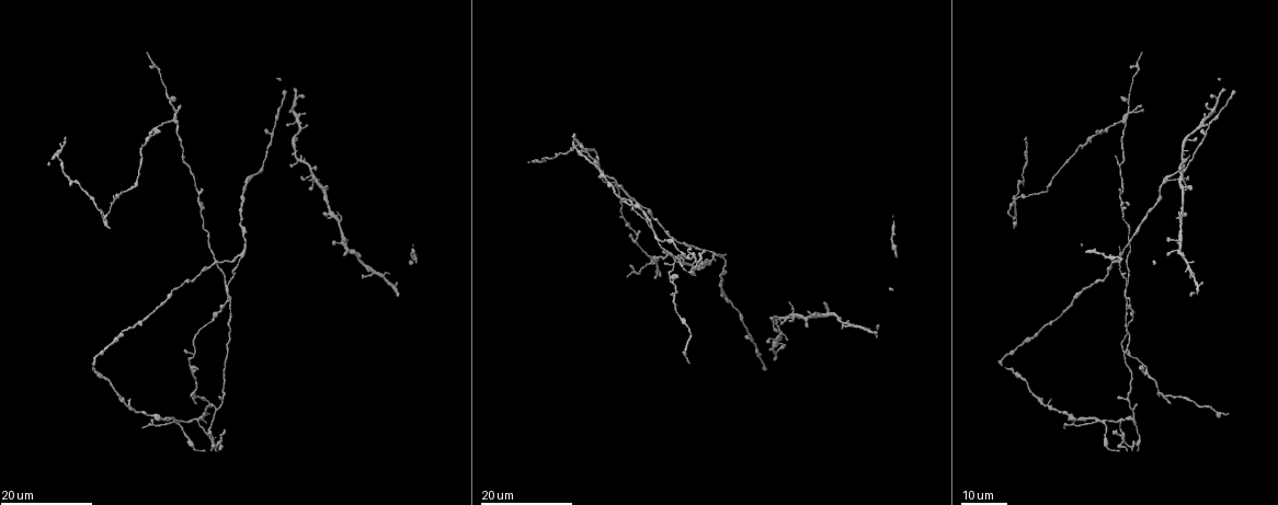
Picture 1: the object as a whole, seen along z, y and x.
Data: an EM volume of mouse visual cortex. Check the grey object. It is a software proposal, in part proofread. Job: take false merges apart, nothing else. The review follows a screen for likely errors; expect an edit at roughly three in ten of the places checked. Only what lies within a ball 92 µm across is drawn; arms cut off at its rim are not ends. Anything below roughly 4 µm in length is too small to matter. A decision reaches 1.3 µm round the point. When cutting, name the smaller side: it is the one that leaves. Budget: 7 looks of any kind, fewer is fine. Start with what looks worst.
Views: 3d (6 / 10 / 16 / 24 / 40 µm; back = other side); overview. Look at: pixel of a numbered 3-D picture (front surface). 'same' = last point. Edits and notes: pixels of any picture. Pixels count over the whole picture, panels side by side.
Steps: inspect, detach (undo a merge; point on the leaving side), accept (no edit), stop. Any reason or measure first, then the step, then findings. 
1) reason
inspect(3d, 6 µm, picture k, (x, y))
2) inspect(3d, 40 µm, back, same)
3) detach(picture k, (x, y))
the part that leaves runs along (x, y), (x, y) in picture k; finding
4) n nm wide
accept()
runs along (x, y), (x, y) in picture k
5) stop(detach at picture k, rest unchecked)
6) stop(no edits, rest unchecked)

three arms meet
inspect(3d, 24 µm, picture 1, (1098, 422))

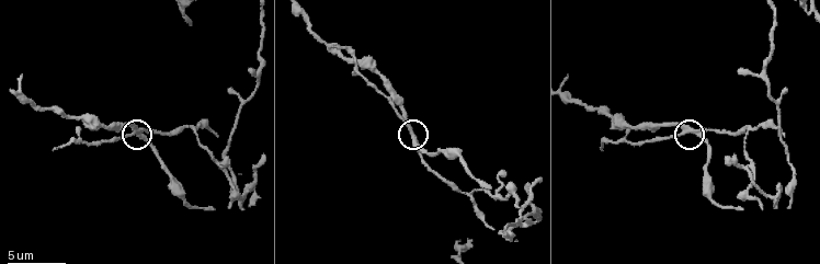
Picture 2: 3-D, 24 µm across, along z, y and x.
inspect(3d, 6 µm, picture 2, (411, 130))

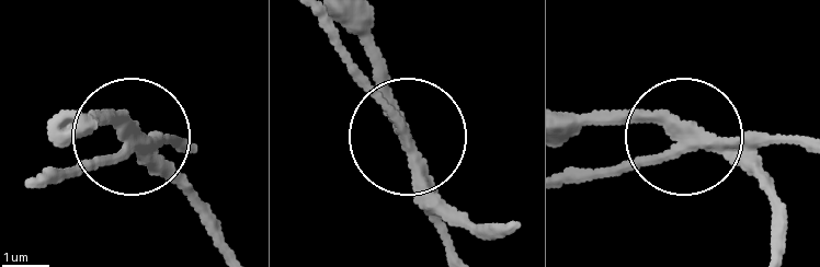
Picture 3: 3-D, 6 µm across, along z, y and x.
detach(picture 3, (109, 157))
the part that leaves runs along (720, 142), (799, 142) in picture 3; a second cell is stuck on

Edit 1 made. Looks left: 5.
two arms in line, one across
inspect(3d, 24 µm, picture 1, (239, 256))

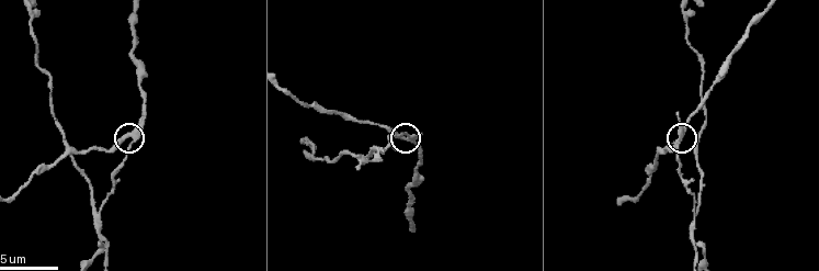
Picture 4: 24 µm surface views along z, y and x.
inspect(3d, 6 µm, picture 4, (681, 137))

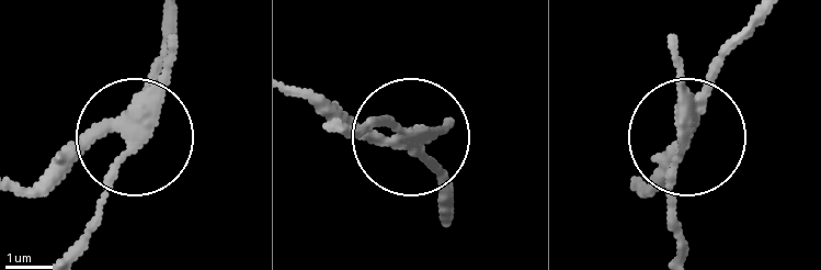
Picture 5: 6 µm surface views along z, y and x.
detach(picture 5, (105, 177))
the part that leaves runs along (144, 125), (80, 250) in picture 5; a second cell is stuck on

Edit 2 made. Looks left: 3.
inspect(overview)

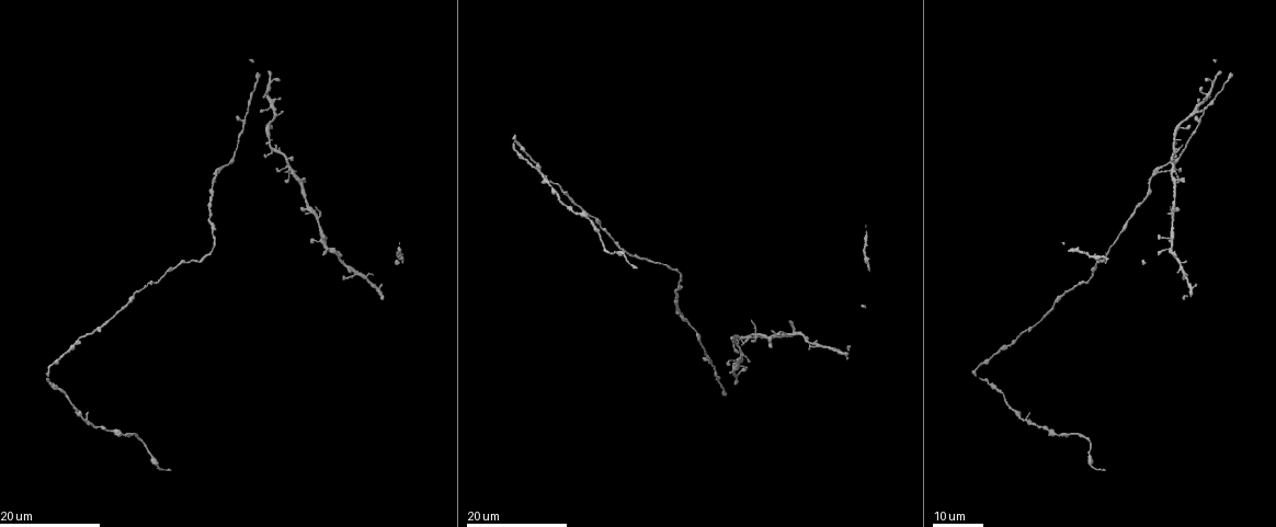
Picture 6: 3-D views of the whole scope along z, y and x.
side arm on a straight run
inspect(3d, 24 µm, picture 6, (364, 276))

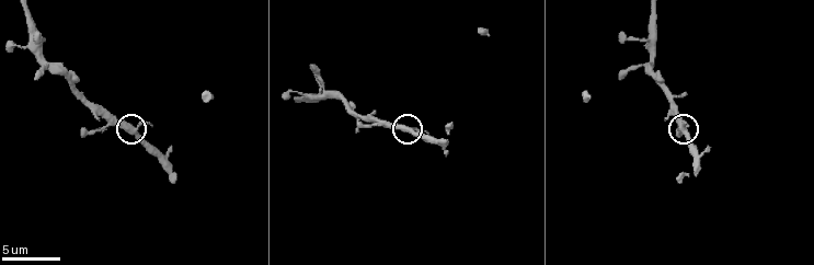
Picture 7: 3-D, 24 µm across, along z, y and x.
inspect(3d, 10 µm, picture 7, (409, 130))

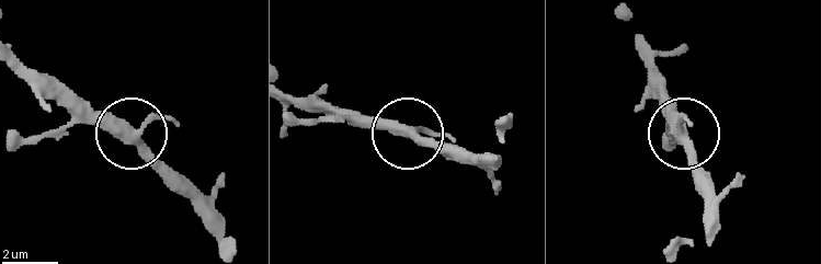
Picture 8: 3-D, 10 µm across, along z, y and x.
3 arms
accept()
runs along (16, 57), (115, 121), (177, 182) in picture 8; continuous, no second cell

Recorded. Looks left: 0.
stop(detach at picture 3, detach at picture 5, rest unchecked)

